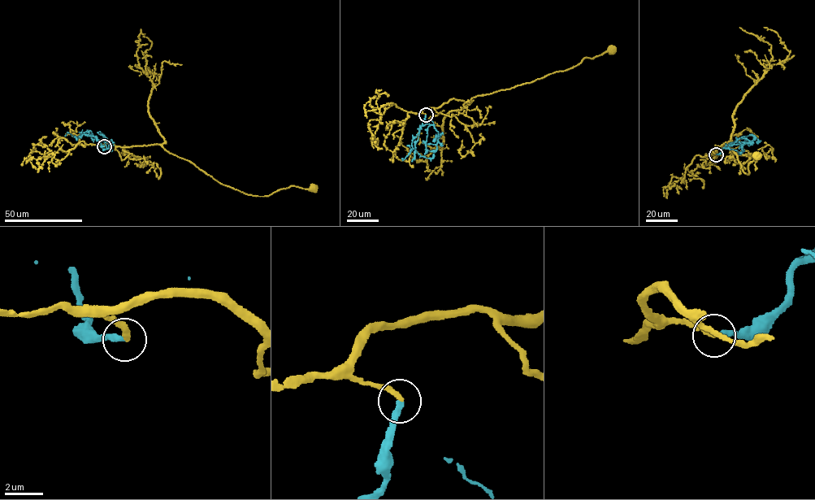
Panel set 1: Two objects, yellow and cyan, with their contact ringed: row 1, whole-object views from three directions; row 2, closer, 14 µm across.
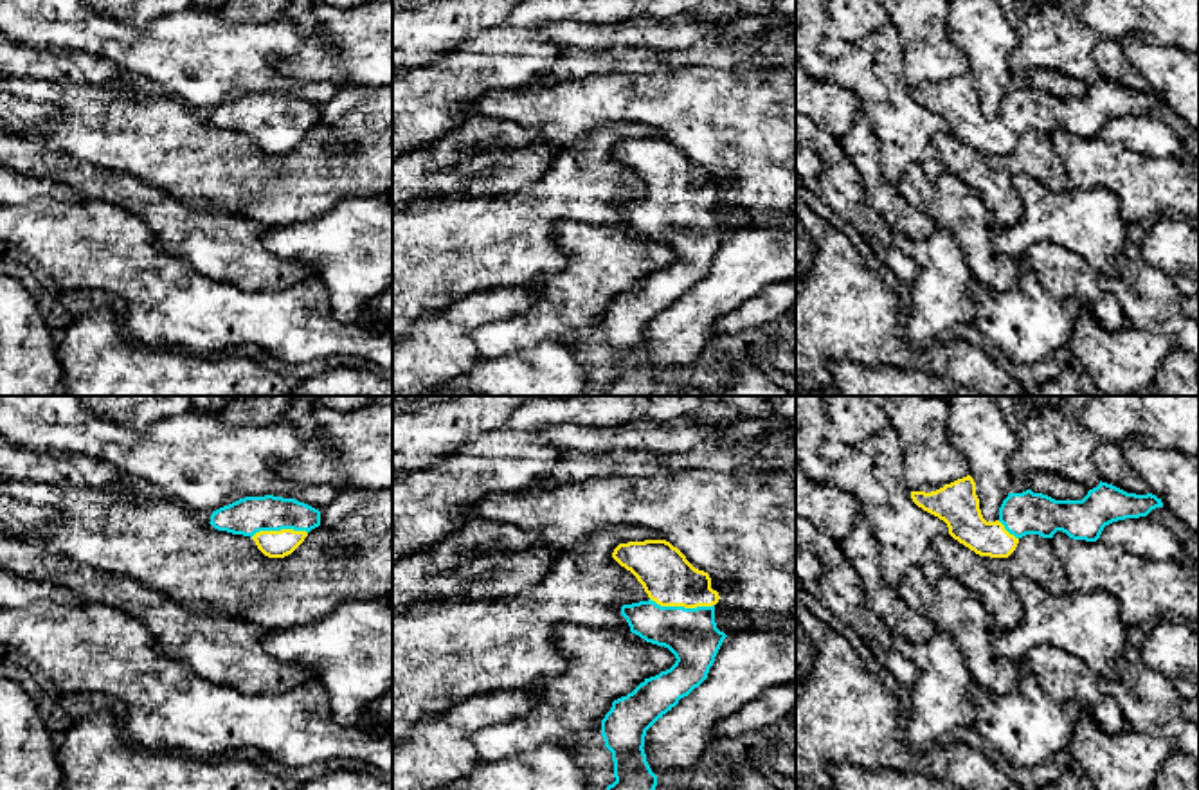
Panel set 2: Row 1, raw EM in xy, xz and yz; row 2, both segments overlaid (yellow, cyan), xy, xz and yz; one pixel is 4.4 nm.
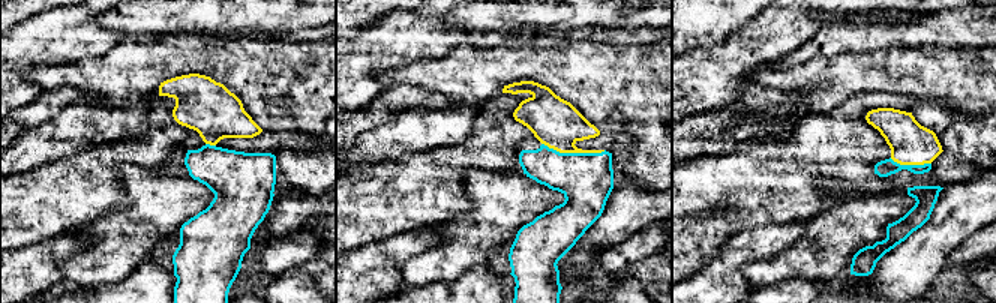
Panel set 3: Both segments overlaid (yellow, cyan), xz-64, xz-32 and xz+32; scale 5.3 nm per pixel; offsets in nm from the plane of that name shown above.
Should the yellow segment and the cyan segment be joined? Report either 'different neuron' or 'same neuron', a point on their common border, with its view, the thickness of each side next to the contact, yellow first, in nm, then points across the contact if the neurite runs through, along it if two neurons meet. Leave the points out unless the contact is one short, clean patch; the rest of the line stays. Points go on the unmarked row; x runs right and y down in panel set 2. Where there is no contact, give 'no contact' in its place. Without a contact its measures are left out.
same neuron; meets yellow in xz at (683, 202); 240 nm thick on the yellow side, 240 nm on the other; runs through xz (668, 175), (679, 189), (683, 202), (683, 218), (690, 231)

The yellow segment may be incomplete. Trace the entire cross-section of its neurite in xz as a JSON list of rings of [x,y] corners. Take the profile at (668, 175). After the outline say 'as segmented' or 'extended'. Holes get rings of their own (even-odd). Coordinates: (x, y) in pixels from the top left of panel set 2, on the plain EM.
[[[670,139],[619,140],[612,155],[637,175],[650,194],[621,203],[630,229],[668,245],[677,256],[670,266],[614,297],[601,317],[616,374],[607,383],[609,396],[650,396],[657,373],[643,346],[646,328],[708,275],[727,232],[715,220],[720,193],[711,185],[709,171],[695,166]]]; extended

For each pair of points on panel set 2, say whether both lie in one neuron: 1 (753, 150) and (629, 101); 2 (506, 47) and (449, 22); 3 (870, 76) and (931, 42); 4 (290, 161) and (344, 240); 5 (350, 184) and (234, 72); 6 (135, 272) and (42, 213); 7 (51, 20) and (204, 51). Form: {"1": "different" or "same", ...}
{"1": "same", "2": "different", "3": "different", "4": "different", "5": "different", "6": "same", "7": "same"}

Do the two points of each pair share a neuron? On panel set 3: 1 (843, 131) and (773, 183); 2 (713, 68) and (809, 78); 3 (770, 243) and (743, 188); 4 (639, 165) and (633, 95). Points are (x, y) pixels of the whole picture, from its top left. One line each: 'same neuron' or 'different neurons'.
1: same neuron
2: different neurons
3: different neurons
4: same neuron

